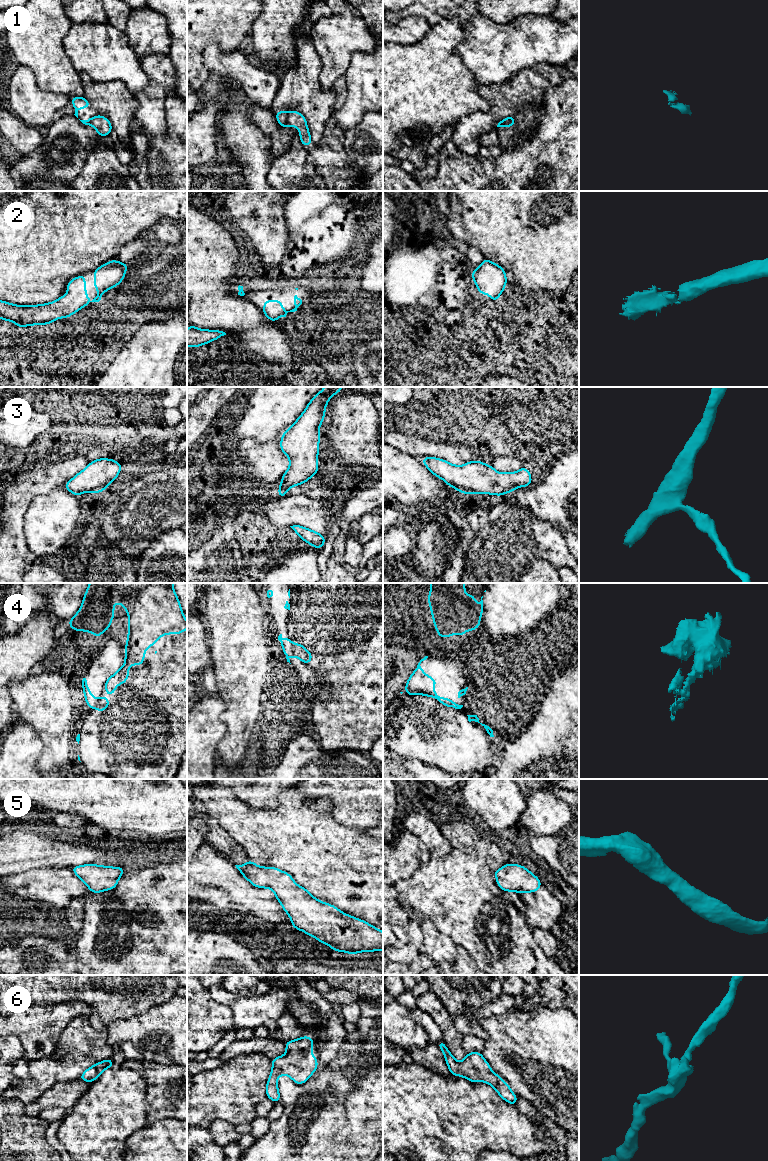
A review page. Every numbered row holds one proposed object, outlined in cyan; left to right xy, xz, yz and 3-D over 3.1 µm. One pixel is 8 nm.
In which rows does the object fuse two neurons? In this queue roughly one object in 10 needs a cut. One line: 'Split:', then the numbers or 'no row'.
Split: 1, 4

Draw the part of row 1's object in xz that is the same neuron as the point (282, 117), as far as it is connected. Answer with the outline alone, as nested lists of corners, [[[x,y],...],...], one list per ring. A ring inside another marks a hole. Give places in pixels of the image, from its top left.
[[[282,110],[280,112],[274,113],[279,125],[281,127],[286,127],[287,126],[287,121],[288,121],[288,111]]]

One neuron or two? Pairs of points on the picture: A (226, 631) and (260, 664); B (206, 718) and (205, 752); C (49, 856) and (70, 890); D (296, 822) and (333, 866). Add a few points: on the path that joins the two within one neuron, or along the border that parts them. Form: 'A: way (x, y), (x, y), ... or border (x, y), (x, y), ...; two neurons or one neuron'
A: way (235, 638), (251, 655); one neuron
B: way (206, 726), (205, 744); one neuron
C: border (70, 867), (39, 866), (32, 869); two neurons
D: way (300, 833), (322, 855); one neuron

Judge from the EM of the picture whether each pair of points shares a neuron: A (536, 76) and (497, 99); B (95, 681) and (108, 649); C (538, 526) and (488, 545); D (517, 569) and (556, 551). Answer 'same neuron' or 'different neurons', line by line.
A: same neuron
B: same neuron
C: same neuron
D: same neuron

